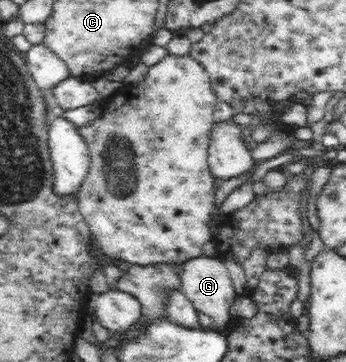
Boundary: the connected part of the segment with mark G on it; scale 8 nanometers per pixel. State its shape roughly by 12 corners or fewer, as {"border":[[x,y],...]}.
{"border":[[224,260],[183,264],[181,292],[225,327],[237,293]]}

